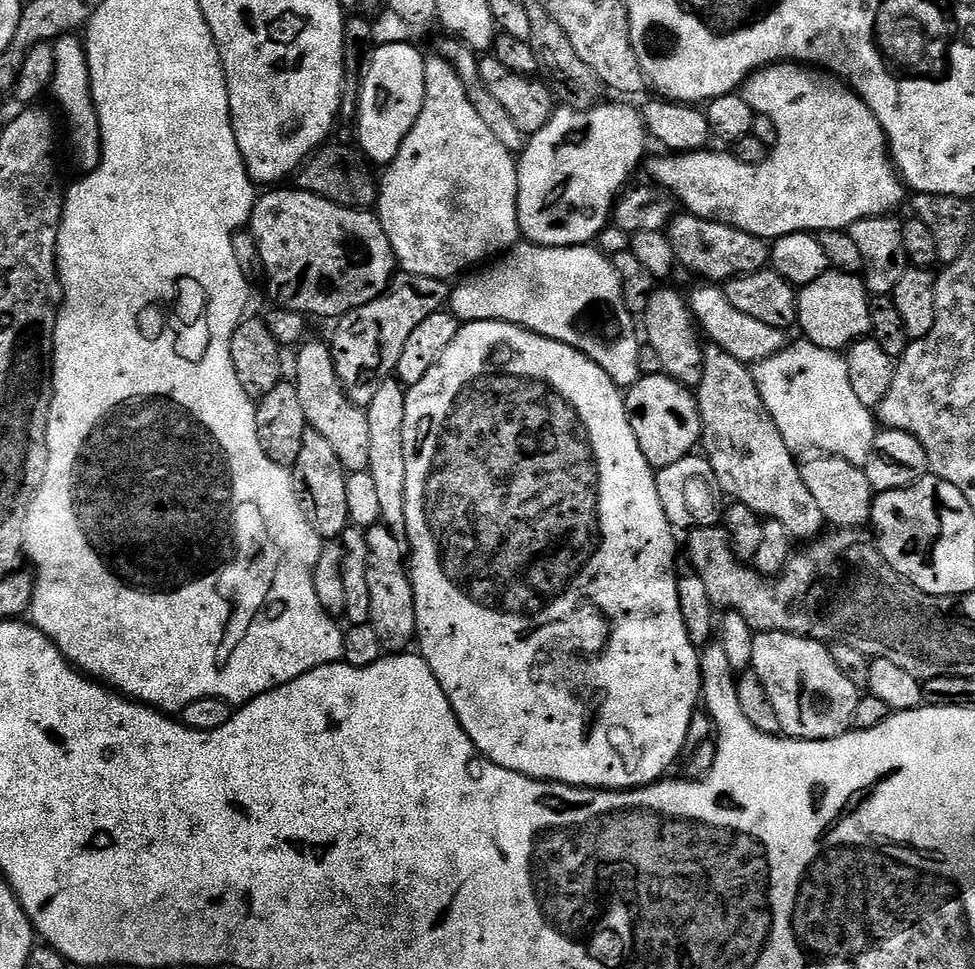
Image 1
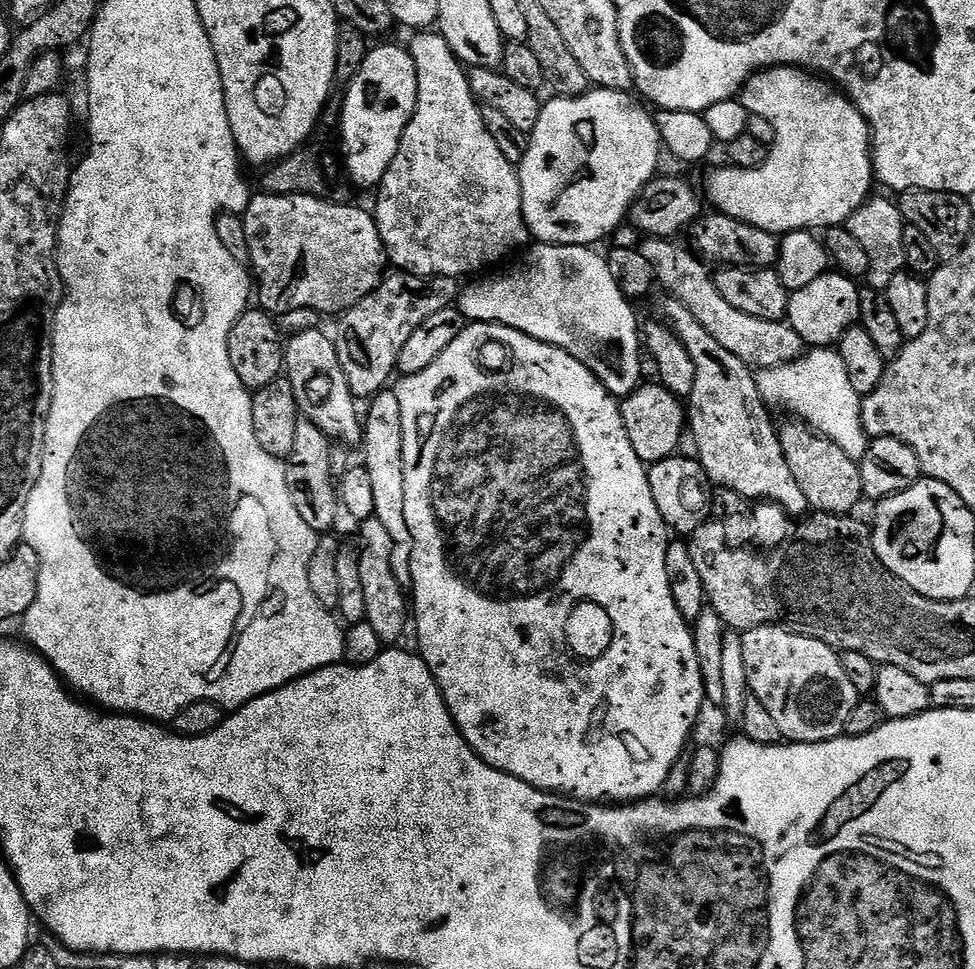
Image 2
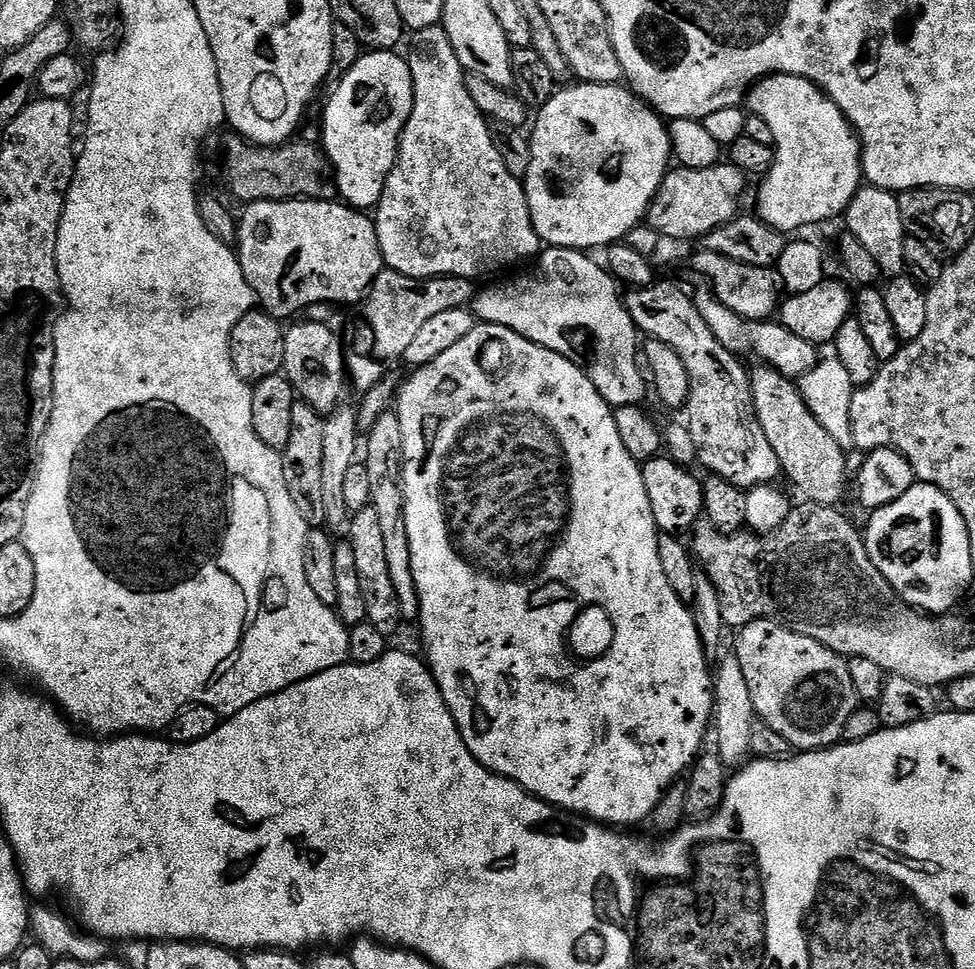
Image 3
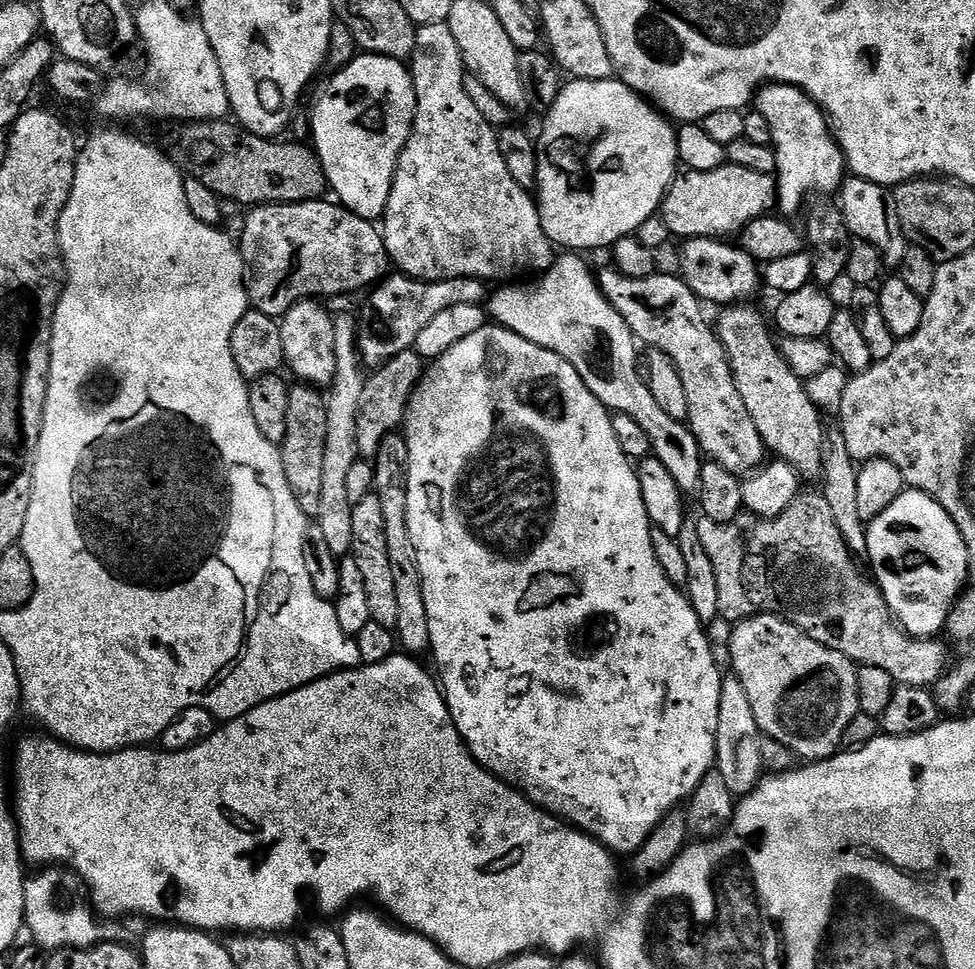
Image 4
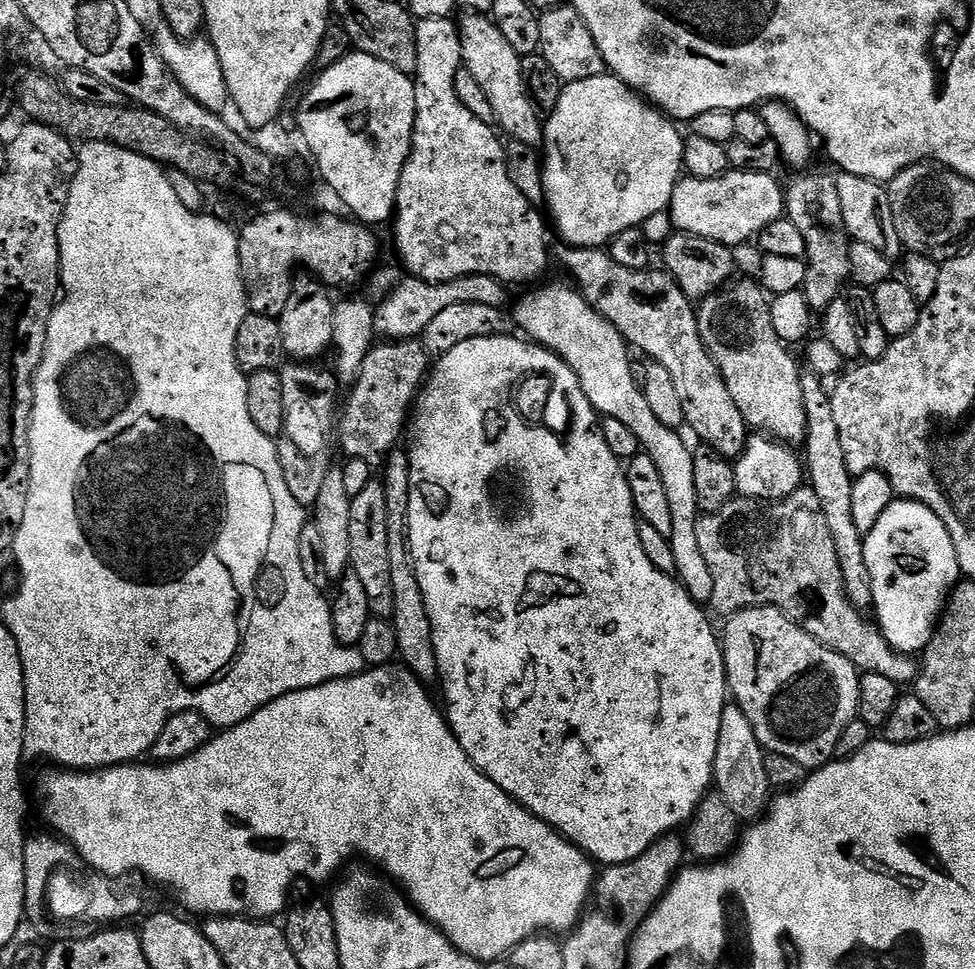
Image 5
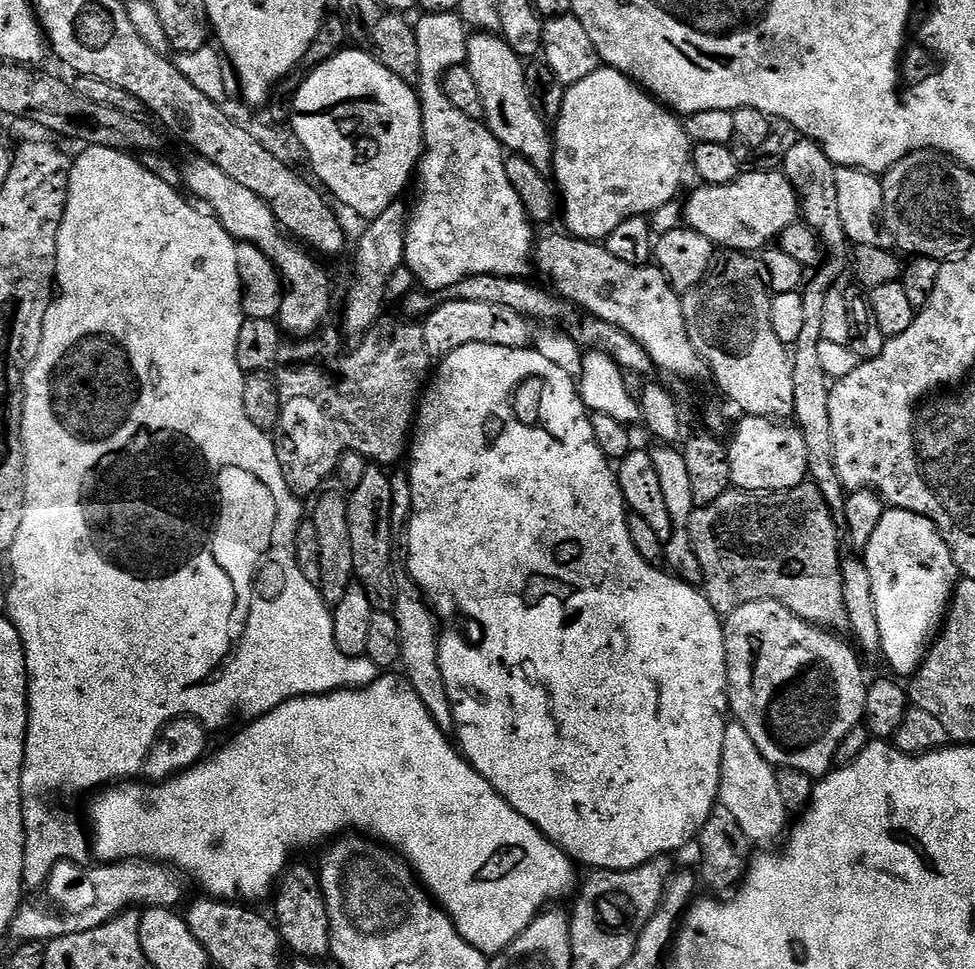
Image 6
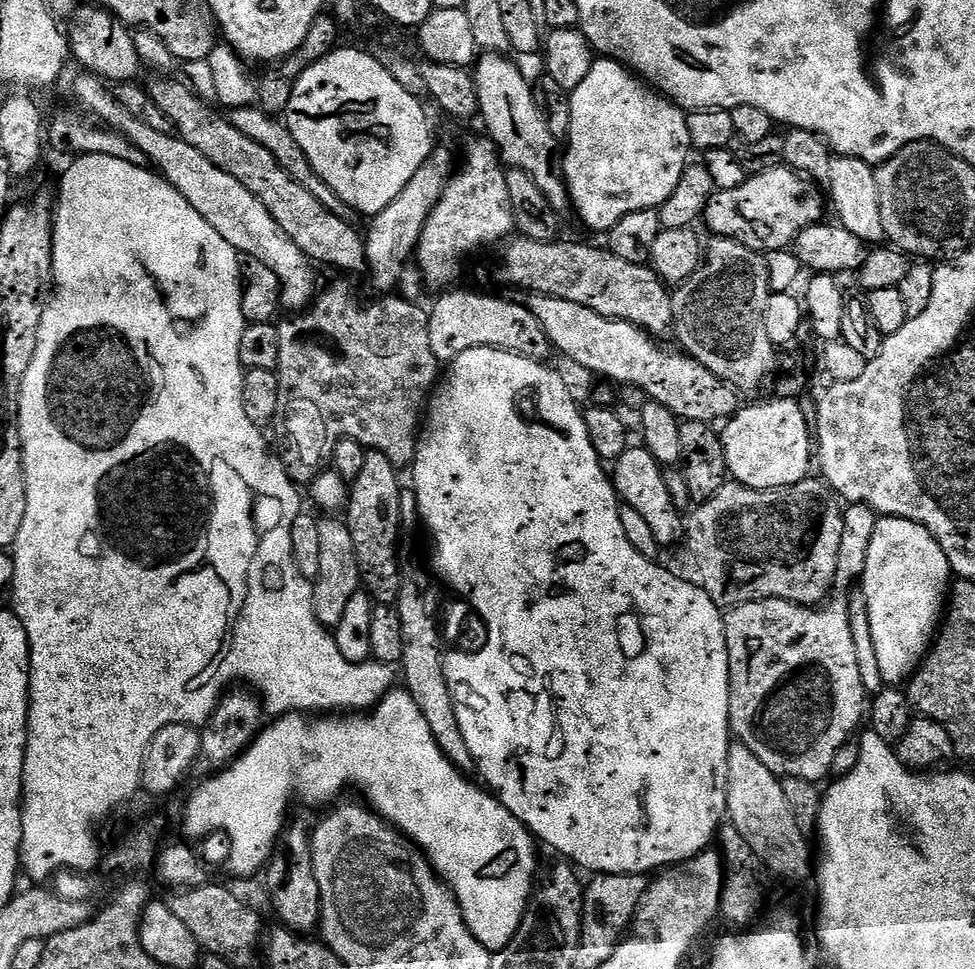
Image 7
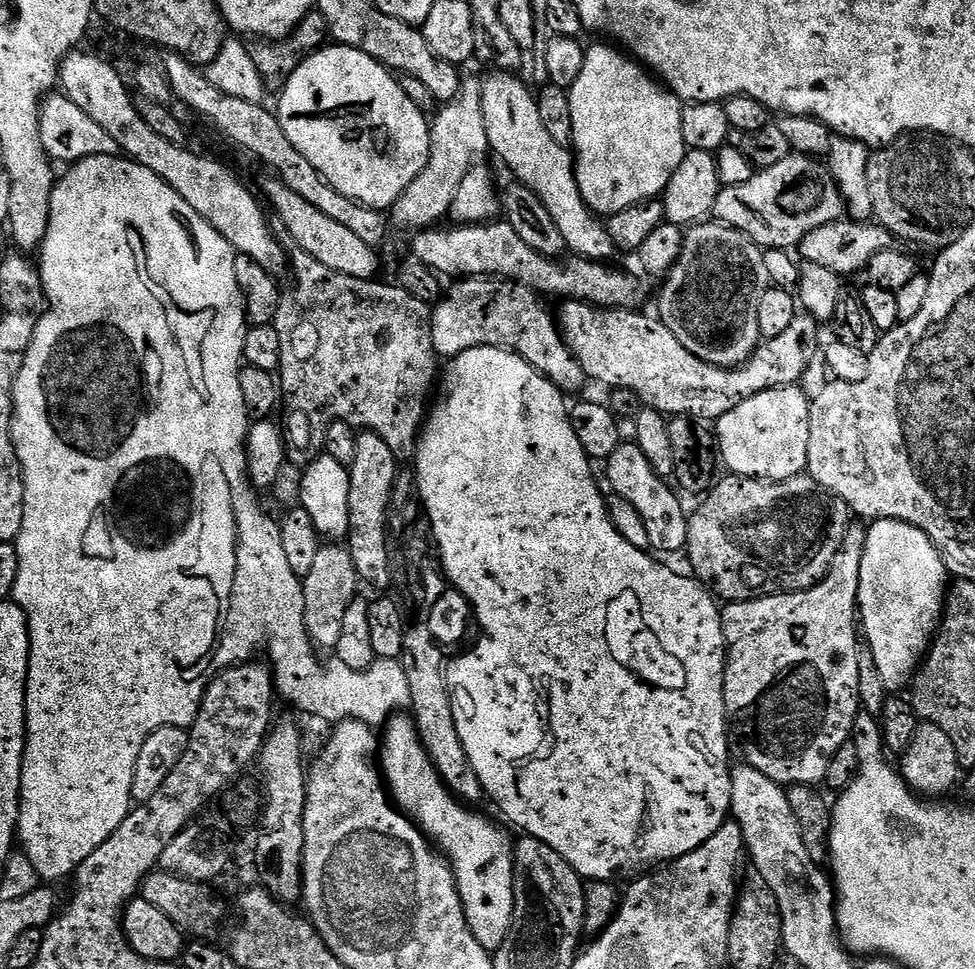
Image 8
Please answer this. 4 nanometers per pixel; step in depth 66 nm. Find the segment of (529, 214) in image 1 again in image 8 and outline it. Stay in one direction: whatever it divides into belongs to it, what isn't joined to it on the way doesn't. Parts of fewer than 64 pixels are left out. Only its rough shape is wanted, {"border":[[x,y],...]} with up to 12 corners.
{"border":[[604,44],[568,92],[578,190],[604,218],[657,199],[680,97]]}

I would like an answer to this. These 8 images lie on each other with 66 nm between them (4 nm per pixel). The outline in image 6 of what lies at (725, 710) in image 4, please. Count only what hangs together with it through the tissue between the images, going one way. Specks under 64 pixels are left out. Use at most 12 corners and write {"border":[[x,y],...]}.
{"border":[[724,725],[718,800],[753,845],[789,827],[776,768]]}

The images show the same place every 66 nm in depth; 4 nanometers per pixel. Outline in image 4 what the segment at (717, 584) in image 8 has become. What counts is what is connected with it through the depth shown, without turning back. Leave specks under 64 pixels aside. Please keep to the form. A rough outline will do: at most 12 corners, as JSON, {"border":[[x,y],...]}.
{"border":[[823,494],[703,515],[719,619],[780,616],[897,685],[950,664],[897,624]]}

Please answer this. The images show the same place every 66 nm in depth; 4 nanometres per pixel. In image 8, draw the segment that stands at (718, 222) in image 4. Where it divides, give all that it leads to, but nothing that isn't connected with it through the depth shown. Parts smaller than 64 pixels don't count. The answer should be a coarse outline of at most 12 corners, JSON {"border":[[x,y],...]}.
{"border":[[793,154],[721,187],[711,215],[792,250],[845,212],[819,159]]}

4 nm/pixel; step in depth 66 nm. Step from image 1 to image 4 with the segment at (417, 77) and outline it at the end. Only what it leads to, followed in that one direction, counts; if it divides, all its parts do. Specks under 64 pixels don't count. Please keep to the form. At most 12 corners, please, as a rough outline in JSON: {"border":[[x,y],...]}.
{"border":[[360,54],[312,108],[335,199],[376,222],[416,117],[405,61]]}

